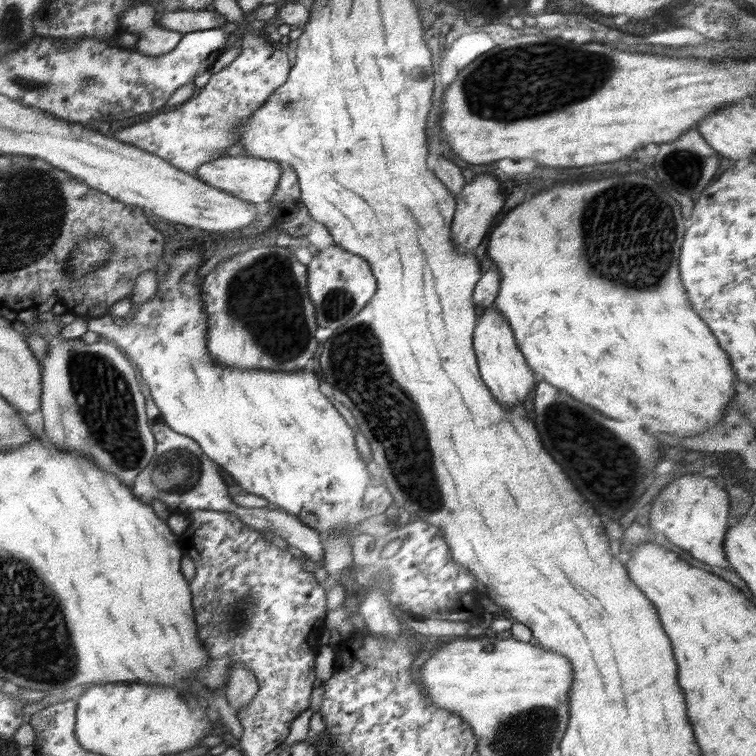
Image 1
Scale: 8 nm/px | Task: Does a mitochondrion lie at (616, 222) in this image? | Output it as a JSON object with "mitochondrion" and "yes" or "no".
{"mitochondrion":"yes"}

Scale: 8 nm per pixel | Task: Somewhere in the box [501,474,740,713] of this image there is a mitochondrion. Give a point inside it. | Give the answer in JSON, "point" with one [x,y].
{"point":[667,505]}

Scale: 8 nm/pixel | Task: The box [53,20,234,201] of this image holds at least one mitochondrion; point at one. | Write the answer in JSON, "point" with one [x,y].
{"point":[88,82]}

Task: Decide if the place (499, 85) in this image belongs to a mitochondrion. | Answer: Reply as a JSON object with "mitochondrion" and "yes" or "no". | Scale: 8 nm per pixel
{"mitochondrion":"yes"}

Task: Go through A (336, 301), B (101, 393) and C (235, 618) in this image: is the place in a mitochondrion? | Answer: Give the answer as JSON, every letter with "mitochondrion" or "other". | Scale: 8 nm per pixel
{"A":"mitochondrion","B":"mitochondrion","C":"mitochondrion"}

